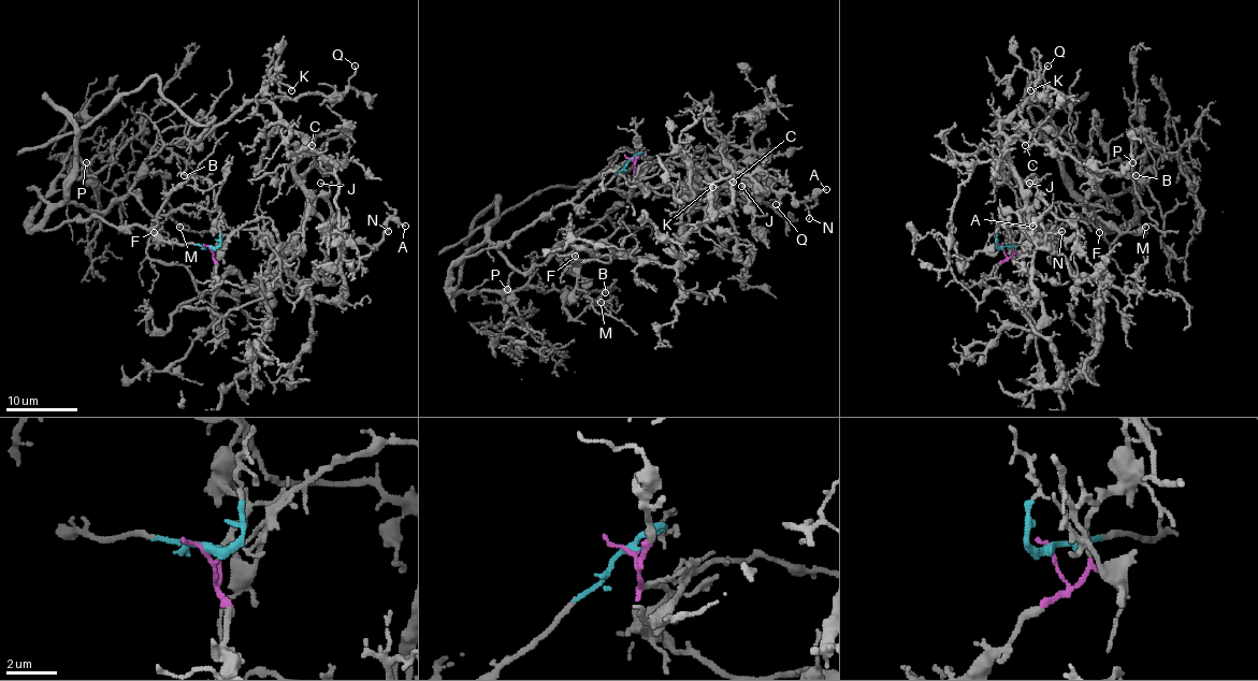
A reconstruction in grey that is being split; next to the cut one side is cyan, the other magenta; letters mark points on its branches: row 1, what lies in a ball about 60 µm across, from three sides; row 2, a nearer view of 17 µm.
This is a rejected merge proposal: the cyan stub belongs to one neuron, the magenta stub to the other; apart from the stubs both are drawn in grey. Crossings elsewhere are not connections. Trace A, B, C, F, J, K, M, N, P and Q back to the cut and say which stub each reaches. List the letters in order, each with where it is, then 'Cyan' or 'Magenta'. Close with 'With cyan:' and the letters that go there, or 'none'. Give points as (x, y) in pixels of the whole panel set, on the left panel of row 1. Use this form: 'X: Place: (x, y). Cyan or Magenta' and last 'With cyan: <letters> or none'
A: Place: (405, 226). Magenta
B: Place: (184, 175). Cyan
C: Place: (312, 145). Magenta
F: Place: (154, 232). Cyan
J: Place: (320, 183). Magenta
K: Place: (291, 90). Magenta
M: Place: (179, 227). Cyan
N: Place: (388, 231). Magenta
P: Place: (86, 162). Cyan
Q: Place: (355, 66). Magenta
With cyan: B, F, M, P

